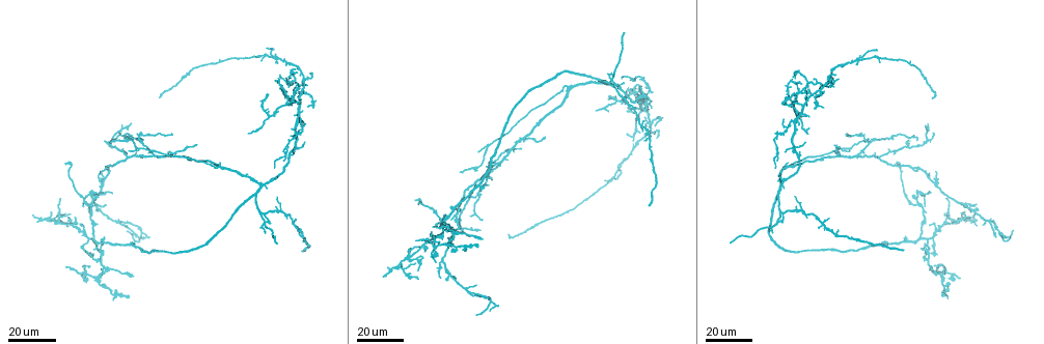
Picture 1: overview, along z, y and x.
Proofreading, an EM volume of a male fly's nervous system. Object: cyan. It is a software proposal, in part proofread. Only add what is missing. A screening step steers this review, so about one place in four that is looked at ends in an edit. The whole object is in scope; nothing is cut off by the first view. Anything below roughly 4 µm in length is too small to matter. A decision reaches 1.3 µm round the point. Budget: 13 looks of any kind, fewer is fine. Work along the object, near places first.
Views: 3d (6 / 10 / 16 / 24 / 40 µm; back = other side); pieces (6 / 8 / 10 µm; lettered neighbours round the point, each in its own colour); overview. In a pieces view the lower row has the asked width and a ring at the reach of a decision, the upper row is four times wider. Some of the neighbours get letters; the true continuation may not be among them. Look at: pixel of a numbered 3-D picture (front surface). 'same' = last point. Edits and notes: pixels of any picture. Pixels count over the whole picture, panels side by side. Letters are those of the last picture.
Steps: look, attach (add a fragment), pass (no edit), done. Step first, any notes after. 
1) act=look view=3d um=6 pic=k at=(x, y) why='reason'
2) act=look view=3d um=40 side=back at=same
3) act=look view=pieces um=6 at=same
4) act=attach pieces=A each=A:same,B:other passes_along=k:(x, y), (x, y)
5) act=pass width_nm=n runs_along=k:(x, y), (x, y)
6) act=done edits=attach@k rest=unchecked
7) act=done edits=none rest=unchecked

act=look view=3d um=24 pic=1 at=(782, 223) why='branch stops here'

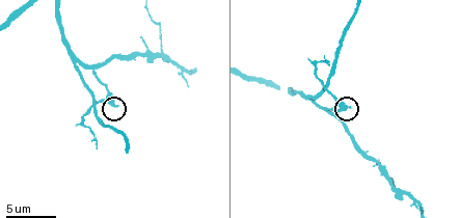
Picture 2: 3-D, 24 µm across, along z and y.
act=look view=pieces um=10 pic=2 at=(117, 105)

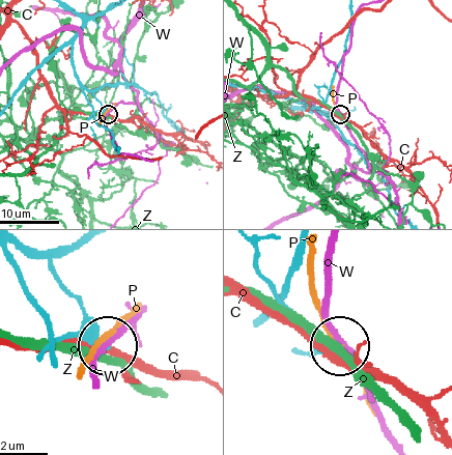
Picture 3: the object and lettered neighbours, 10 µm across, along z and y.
act=pass each=C:other,P:other,W:other,Z:other found='none of them fits'

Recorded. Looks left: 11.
act=look view=3d um=40 pic=1 at=(788, 162)

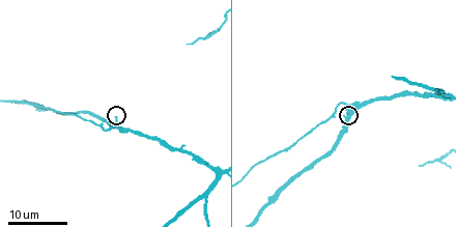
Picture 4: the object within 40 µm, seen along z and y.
act=look view=pieces um=6 pic=4 at=(116, 117)

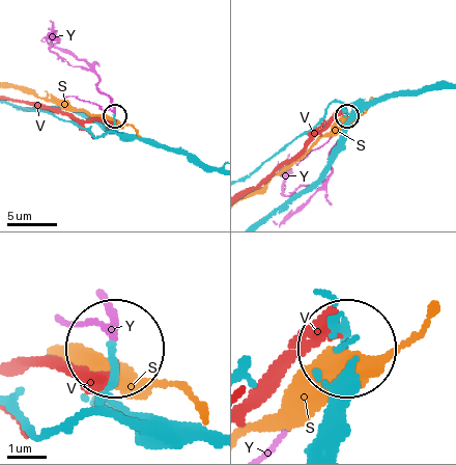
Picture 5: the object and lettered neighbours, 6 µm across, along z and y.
act=attach pieces=Y width_nm=130 each=S:other,V:other,Y:same passes_along=5:(129, 426), (109, 395), (106, 306) found='it goes on there'

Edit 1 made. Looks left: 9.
act=look view=3d um=24 pic=1 at=(934, 266) why='branch stops here'

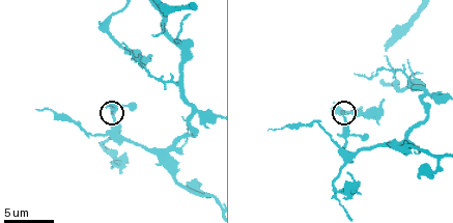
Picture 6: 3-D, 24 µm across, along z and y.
act=look view=pieces um=10 pic=6 at=(110, 108)

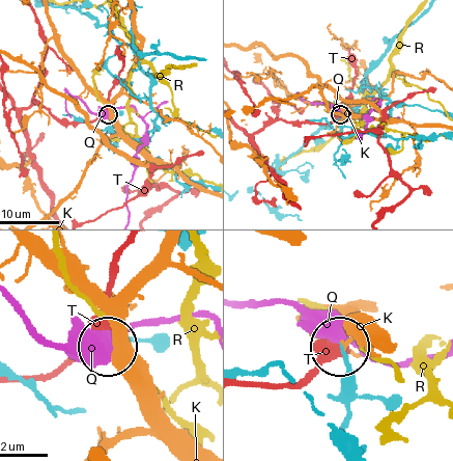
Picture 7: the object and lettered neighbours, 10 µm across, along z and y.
act=pass each=K:other,Q:other,R:other,T:other found='none of them fits'

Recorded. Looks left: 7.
act=look view=3d um=40 pic=1 at=(67, 162) why='long arm stops here'

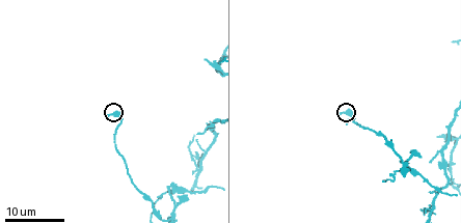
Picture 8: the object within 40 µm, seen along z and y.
act=look view=pieces um=10 pic=8 at=(109, 114)

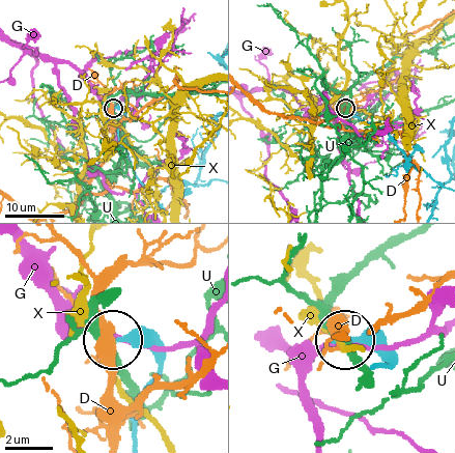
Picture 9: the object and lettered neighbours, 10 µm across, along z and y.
act=pass each=D:other,G:other,U:other,X:other found='none of them fits'

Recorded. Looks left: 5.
act=look view=3d um=40 pic=1 at=(278, 244) why='long arm stops here'

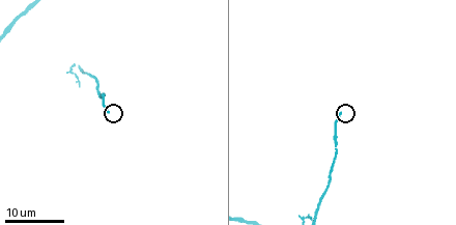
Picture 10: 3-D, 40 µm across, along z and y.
act=look view=pieces um=10 pic=10 at=(107, 113)

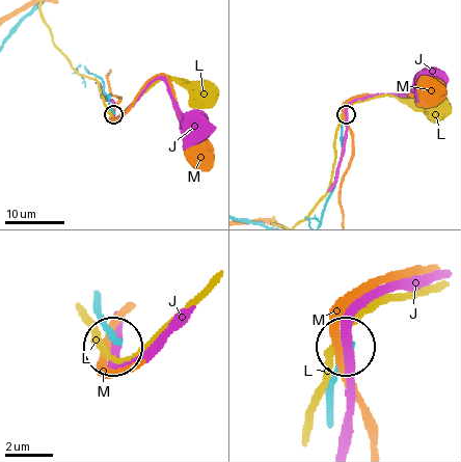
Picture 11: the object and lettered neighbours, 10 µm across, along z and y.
act=pass each=J:other,L:other,M:other runs_along=11:(325, 202), (340, 163), (345, 114) found='no lettered fragment goes on from it'

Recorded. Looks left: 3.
act=look view=3d um=40 pic=1 at=(301, 252) why='free end'

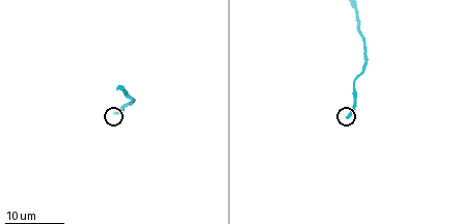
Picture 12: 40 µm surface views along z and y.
act=look view=pieces um=6 pic=12 at=(112, 114) why='what lies round it'

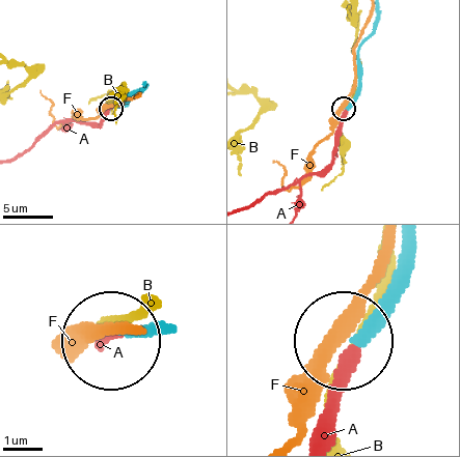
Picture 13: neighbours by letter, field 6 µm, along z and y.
act=attach pieces=A each=A:same,B:other,F:other passes_along=13:(359, 83), (331, 164), (270, 192), (247, 207) found='it goes on there'

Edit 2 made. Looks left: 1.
act=done edits=attach@5,attach@13 rest=unchecked

